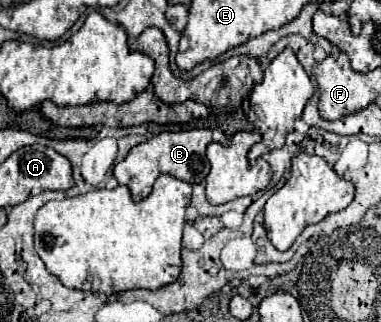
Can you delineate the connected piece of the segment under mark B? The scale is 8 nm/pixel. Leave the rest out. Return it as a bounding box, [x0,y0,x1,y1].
[113,129,229,201]

